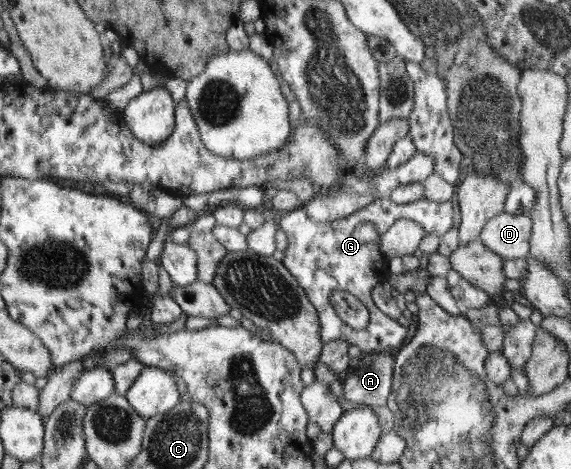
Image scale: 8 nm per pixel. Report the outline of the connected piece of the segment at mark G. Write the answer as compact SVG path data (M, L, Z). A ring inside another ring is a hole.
M377 198L371 205L367 205L365 209L359 209L359 211L355 211L355 213L344 217L345 219L333 222L313 222L306 216L303 209L277 215L277 225L279 229L287 235L287 240L289 241L289 245L287 245L287 249L284 251L282 264L305 290L305 295L307 295L311 305L315 307L321 324L321 337L324 344L334 339L340 339L346 341L348 344L356 345L363 353L396 351L401 348L401 345L405 343L405 339L407 339L407 331L411 327L405 327L397 322L397 320L382 313L375 306L371 297L372 289L378 283L387 281L391 275L387 259L381 253L379 245L377 245L377 237L385 236L387 230L389 230L397 220L402 218L411 219L411 221L419 223L419 227L423 227L423 231L425 231L427 235L435 233L435 235L442 237L453 227L453 213L455 213L455 211L453 211L453 203L450 200L433 202L422 198L412 203L397 205L393 202ZM338 290L347 291L366 306L369 313L369 321L366 328L355 329L347 325L336 315L329 298L331 298L333 291Z

